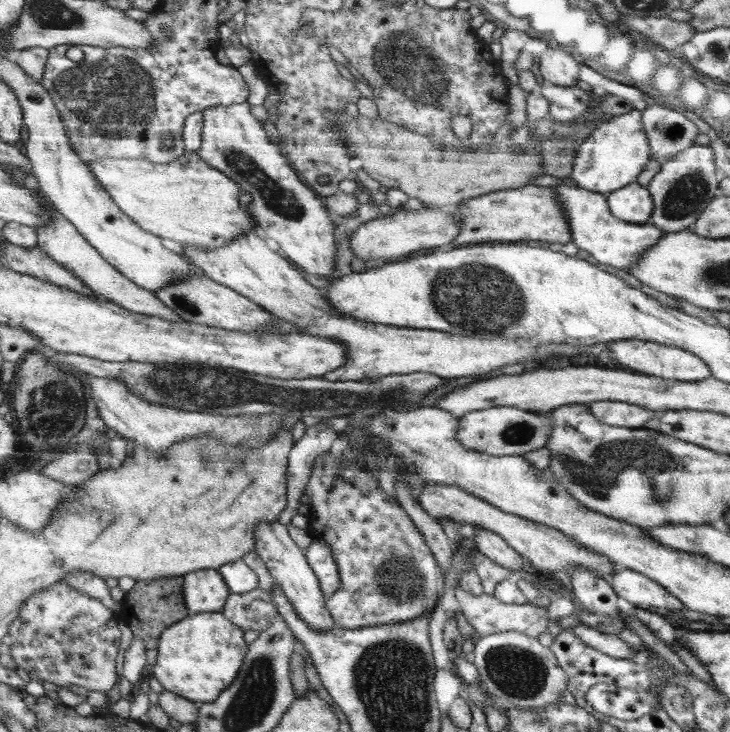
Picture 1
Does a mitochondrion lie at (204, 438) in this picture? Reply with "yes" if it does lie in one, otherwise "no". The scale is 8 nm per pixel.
no

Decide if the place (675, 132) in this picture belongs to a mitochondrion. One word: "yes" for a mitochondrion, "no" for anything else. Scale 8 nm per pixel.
yes

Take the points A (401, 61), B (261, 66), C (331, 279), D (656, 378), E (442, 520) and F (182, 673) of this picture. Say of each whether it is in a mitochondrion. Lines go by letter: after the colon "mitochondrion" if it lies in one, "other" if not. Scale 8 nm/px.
A: mitochondrion
B: other
C: other
D: other
E: other
F: other

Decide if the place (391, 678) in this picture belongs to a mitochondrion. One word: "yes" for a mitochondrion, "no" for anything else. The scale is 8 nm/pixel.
yes

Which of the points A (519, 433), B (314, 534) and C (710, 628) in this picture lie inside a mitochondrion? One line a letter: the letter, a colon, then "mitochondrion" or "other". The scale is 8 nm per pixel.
A: mitochondrion
B: other
C: other

